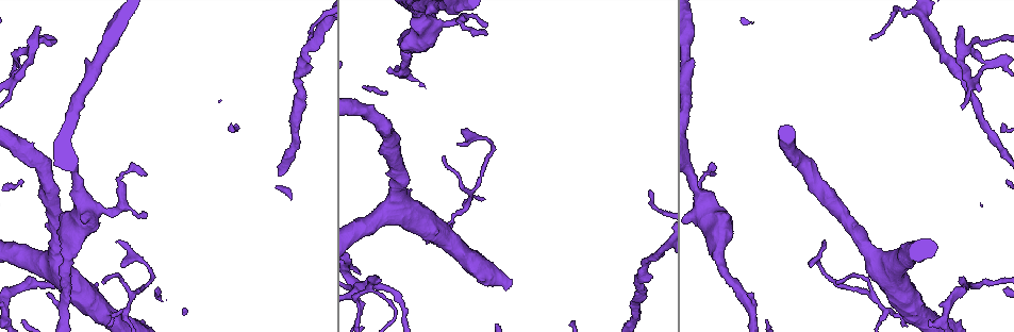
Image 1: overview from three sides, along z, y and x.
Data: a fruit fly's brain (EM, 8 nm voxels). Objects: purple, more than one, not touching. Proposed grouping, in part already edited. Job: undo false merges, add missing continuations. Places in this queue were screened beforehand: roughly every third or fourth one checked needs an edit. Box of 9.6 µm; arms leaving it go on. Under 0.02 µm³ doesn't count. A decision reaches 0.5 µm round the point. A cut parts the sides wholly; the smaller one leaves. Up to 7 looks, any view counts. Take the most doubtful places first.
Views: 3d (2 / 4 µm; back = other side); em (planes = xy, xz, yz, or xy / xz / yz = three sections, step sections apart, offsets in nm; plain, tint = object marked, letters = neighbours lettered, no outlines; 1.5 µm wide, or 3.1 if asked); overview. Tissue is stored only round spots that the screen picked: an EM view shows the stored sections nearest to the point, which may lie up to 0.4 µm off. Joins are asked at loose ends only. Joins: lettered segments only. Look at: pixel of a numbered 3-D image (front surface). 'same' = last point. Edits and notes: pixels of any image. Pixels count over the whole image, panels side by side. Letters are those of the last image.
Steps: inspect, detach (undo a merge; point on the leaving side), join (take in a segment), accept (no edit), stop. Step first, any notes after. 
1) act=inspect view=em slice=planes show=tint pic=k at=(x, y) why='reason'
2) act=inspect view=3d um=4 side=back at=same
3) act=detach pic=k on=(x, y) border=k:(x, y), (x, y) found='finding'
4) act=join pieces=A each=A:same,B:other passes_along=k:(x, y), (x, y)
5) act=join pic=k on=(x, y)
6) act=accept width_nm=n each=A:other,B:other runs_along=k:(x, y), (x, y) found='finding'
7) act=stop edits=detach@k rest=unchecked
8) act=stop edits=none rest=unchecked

act=inspect view=em slice=planes show=letters pic=1 at=(649, 192) why='thin end'

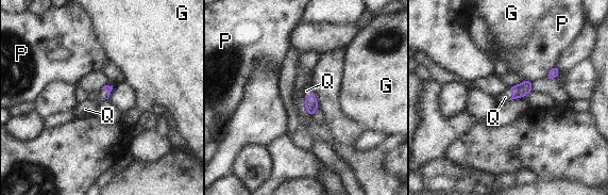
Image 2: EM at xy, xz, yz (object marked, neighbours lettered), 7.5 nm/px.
act=join pieces=Q each=G:other,P:other,Q:same passes_along=2:(107, 87), (108, 95), (85, 109) found='it goes on there'

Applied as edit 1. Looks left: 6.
act=inspect view=3d um=4 pic=1 at=(380, 280) why='branch stops here'

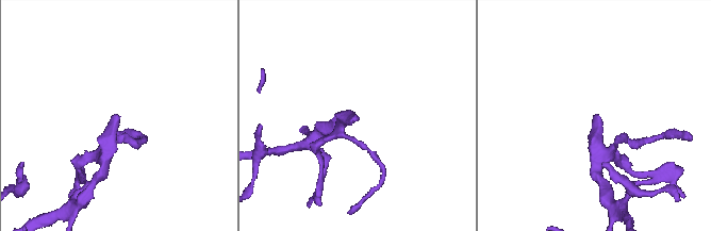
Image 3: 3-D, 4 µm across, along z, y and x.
act=inspect view=em slice=planes show=letters pic=3 at=(352, 120)

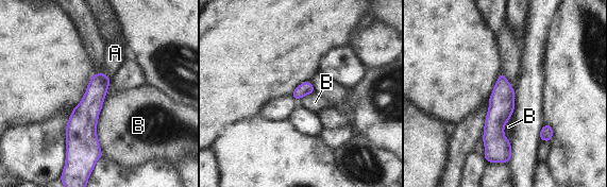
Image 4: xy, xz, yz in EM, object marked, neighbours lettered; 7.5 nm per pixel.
act=join pieces=A width_nm=100 each=A:same,B:other passes_along=4:(91, 103), (104, 74), (115, 53) found='it goes on there'

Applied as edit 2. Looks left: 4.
act=inspect view=overview

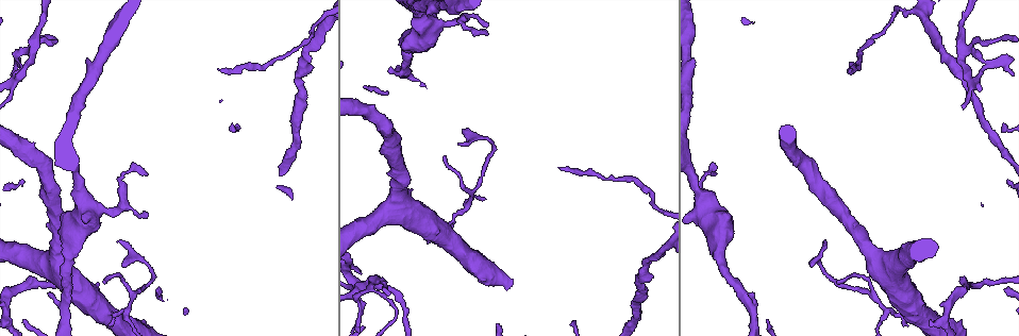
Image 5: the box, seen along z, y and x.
act=inspect view=em slice=planes show=letters pic=5 at=(824, 242) why='thin end'

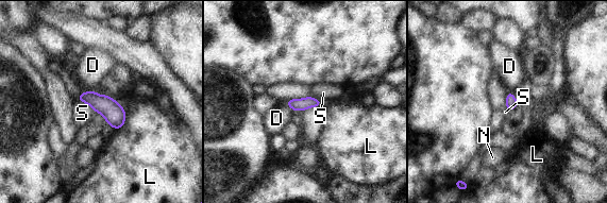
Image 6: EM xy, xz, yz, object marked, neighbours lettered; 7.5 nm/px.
act=accept each=D:other,L:other,N:other,S:other border=6:(78, 100), (87, 103), (96, 112) found='none of them fits'

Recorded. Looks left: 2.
act=stop edits=join@2,join@4 rest=unchecked

